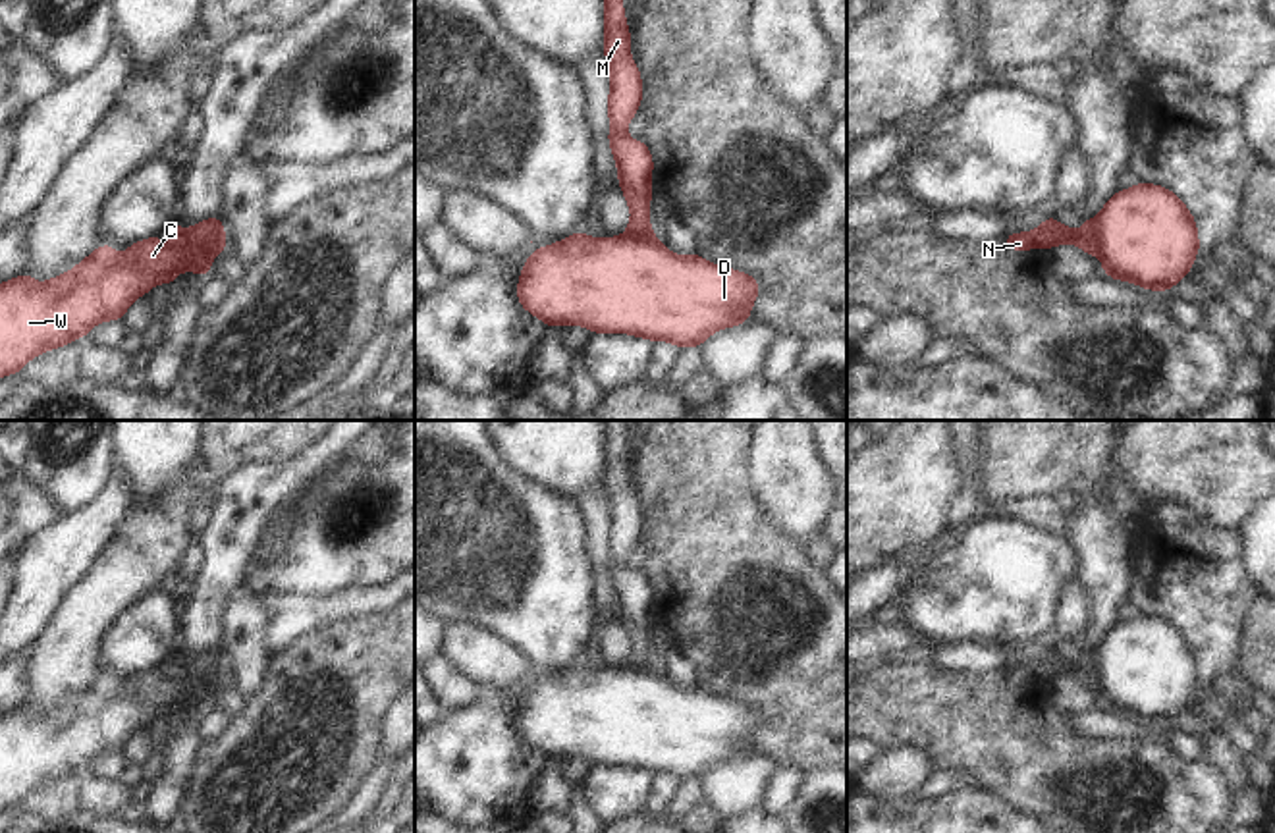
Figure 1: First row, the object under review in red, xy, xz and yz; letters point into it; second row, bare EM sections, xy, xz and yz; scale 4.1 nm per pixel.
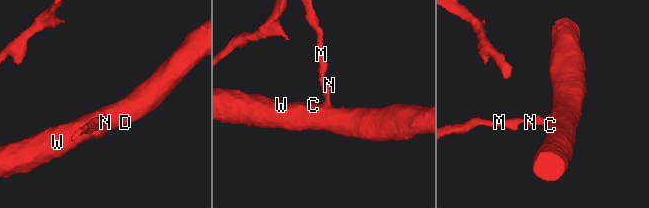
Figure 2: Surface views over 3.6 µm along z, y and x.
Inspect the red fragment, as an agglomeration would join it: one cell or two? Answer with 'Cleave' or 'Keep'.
Cleave

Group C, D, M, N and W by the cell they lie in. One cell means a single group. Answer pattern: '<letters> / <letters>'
C D W / M N

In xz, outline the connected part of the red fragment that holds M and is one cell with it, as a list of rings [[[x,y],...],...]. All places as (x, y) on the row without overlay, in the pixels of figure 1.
[[[604,420],[604,490],[608,494],[610,528],[608,575],[617,596],[617,613],[623,631],[631,640],[627,667],[642,673],[654,669],[650,659],[650,629],[654,592],[650,578],[627,567],[627,557],[635,550],[642,532],[642,509],[631,486],[631,463],[623,442],[625,420]]]

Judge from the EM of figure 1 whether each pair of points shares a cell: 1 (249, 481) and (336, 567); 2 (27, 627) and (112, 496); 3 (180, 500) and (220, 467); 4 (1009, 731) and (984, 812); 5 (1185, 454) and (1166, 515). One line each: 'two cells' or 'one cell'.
1: two cells
2: one cell
3: two cells
4: two cells
5: two cells

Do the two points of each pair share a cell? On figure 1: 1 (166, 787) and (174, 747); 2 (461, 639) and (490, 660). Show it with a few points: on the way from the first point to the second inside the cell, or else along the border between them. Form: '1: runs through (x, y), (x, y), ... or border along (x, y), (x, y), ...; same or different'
1: runs through (172, 778), (174, 756); same
2: runs through (469, 646), (483, 656); same

